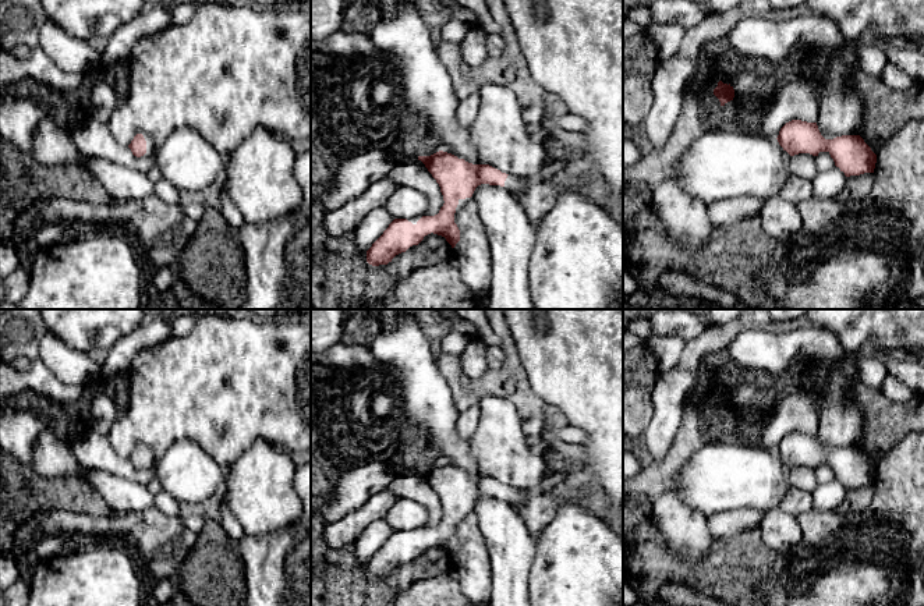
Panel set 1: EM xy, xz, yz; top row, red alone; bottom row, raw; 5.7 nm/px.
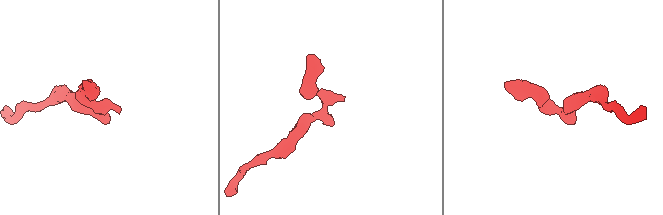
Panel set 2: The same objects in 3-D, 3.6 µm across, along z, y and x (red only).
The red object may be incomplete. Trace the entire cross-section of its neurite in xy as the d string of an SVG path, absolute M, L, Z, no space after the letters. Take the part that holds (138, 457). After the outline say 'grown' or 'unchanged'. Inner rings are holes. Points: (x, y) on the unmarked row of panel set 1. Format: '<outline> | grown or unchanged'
M137 446L131 456L128 457L132 467L141 469L146 465L146 453L142 446Z | unchanged

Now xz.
M439 463L431 468L418 468L440 499L443 518L435 528L422 528L415 536L407 531L394 531L383 546L367 563L367 574L372 578L387 577L392 571L418 557L425 547L433 545L456 559L460 542L454 525L460 511L471 510L481 496L500 497L511 503L527 502L531 496L552 490L566 479L566 472L556 472L531 490L509 488L489 476L472 476L464 471Z | grown

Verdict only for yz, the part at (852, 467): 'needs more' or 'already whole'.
already whole

